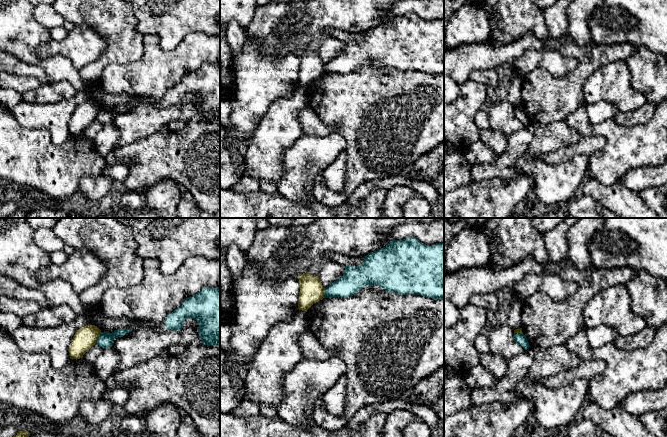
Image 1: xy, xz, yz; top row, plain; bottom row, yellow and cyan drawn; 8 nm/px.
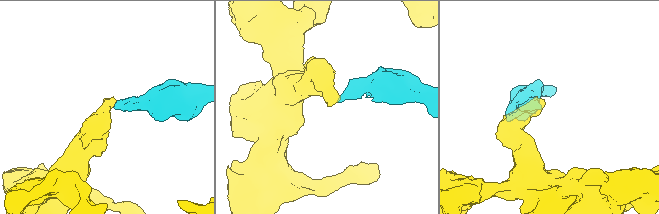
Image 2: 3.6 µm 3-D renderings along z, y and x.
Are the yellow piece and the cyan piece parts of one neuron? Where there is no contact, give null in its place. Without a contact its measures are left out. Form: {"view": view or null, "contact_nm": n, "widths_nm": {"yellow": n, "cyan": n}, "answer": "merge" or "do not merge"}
{"view": "xy", "contact_nm": 110, "widths_nm": {"yellow": 170, "cyan": 120}, "answer": "do not merge"}

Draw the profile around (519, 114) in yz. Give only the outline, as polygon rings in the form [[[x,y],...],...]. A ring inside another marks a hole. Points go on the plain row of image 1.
[[[514,109],[513,113],[514,117],[517,120],[521,121],[525,126],[527,126],[530,123],[528,116],[523,109]]]

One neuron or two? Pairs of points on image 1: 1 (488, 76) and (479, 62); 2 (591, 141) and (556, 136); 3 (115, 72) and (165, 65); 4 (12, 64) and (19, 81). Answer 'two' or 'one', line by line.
1: two
2: two
3: one
4: two

